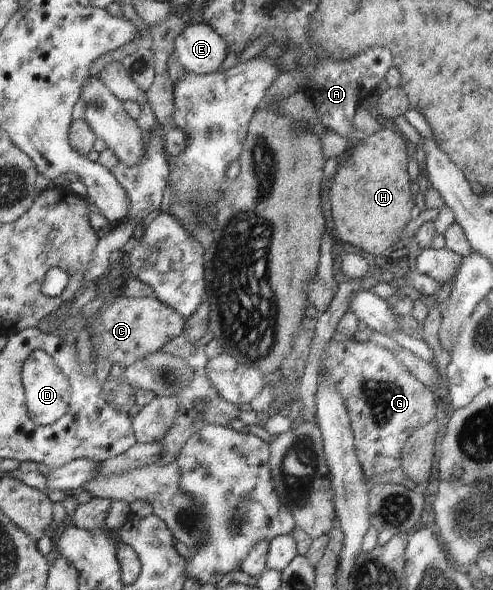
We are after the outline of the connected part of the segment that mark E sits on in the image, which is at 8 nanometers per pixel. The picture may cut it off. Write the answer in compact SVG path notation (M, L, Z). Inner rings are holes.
M205 22L189 24L175 42L177 61L190 74L214 74L227 50L227 41Z

